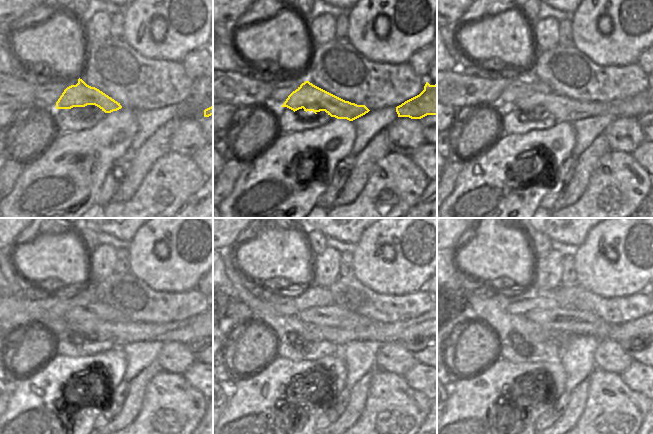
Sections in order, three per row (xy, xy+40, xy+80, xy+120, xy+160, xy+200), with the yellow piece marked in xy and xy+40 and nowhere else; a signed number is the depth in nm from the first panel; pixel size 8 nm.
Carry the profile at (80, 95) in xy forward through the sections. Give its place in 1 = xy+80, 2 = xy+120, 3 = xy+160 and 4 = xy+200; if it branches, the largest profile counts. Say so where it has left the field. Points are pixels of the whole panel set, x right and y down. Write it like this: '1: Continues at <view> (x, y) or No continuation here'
1: Continues at xy+80 (562, 108)
2: Continues at xy+120 (119, 333)
3: Continues at xy+160 (416, 327)
4: Continues at xy+200 (640, 327).

